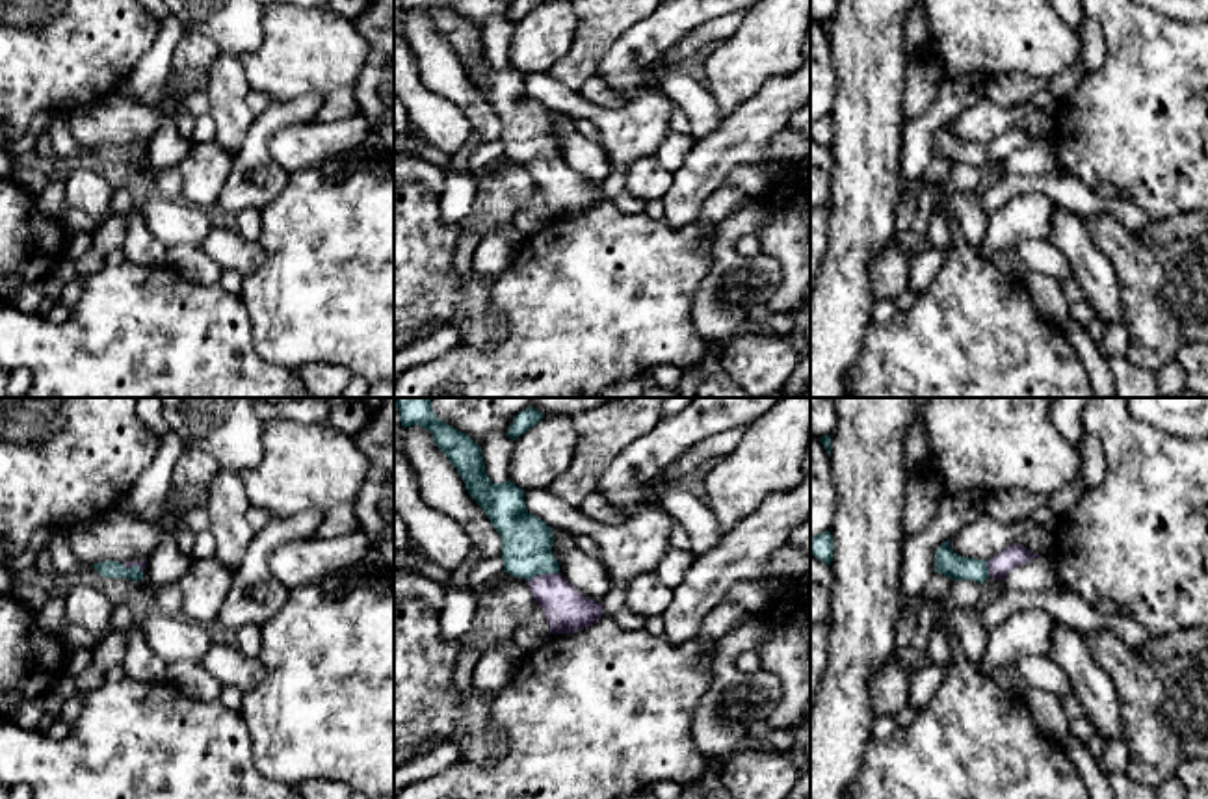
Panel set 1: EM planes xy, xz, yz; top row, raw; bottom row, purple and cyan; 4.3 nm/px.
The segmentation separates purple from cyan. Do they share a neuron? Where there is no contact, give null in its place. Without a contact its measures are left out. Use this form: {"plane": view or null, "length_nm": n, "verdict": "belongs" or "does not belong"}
{"plane": "xz", "length_nm": 140, "verdict": "belongs"}

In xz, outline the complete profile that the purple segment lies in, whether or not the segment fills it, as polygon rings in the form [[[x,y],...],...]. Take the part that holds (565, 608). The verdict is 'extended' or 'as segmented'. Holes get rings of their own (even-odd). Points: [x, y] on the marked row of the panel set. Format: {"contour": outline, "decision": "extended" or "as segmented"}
{"contour": [[[394,398],[403,427],[420,426],[433,435],[439,450],[457,468],[468,494],[485,511],[487,518],[502,539],[504,572],[524,578],[533,600],[545,611],[552,634],[571,634],[591,626],[604,615],[604,604],[593,602],[571,585],[559,572],[559,563],[552,556],[552,528],[526,509],[524,491],[511,483],[492,483],[485,474],[481,446],[468,435],[444,424],[431,411],[431,398]]], "decision": "extended"}

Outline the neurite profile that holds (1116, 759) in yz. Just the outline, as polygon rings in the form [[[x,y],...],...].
[[[1106,740],[1106,751],[1098,766],[1106,777],[1111,773],[1126,773],[1130,766],[1130,756],[1124,740]]]

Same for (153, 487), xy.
[[[173,429],[160,437],[160,448],[154,461],[141,472],[128,492],[134,515],[141,515],[154,505],[167,507],[173,468],[184,450],[184,442]]]

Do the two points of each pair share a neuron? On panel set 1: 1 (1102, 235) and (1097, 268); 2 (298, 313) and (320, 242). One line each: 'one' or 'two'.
1: two
2: one

